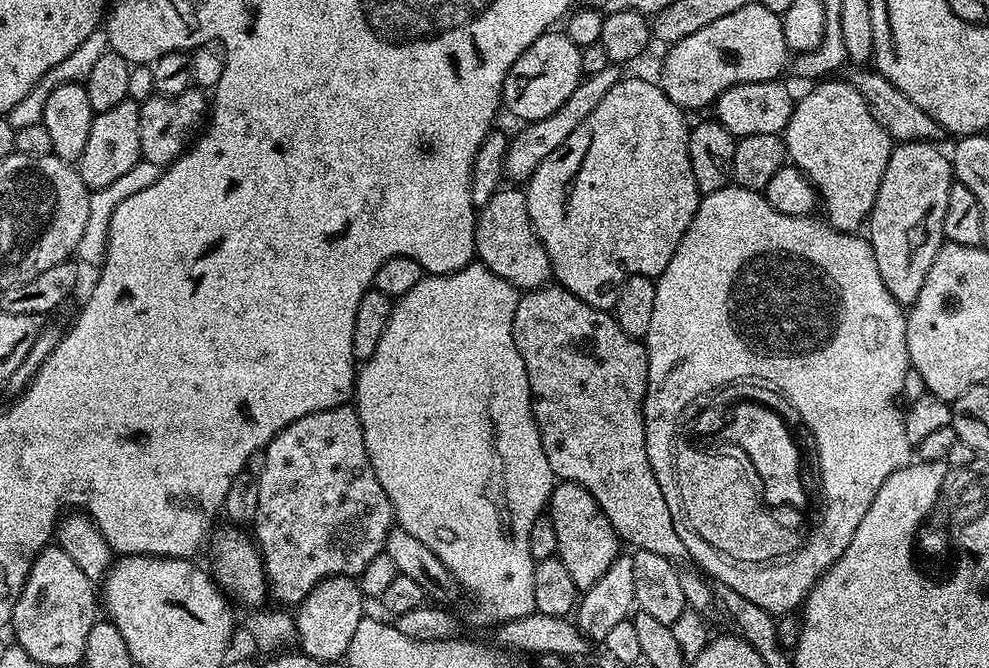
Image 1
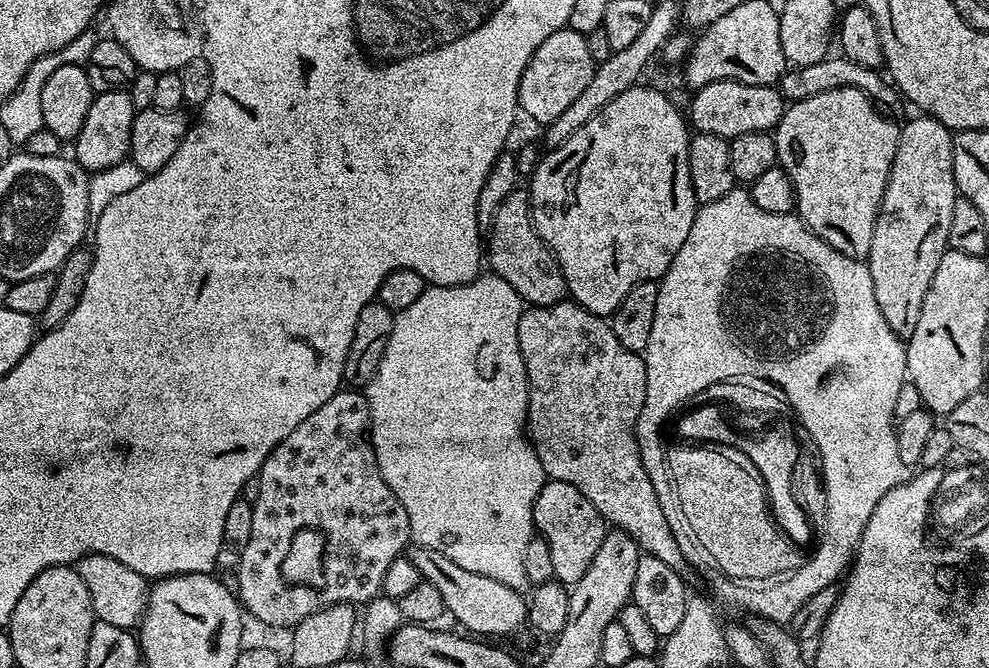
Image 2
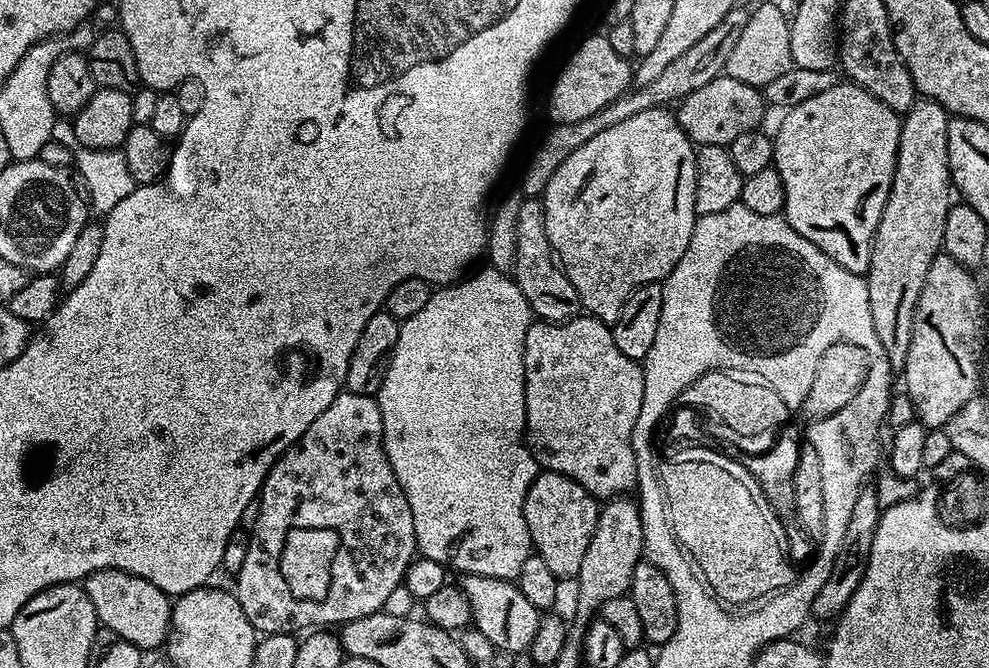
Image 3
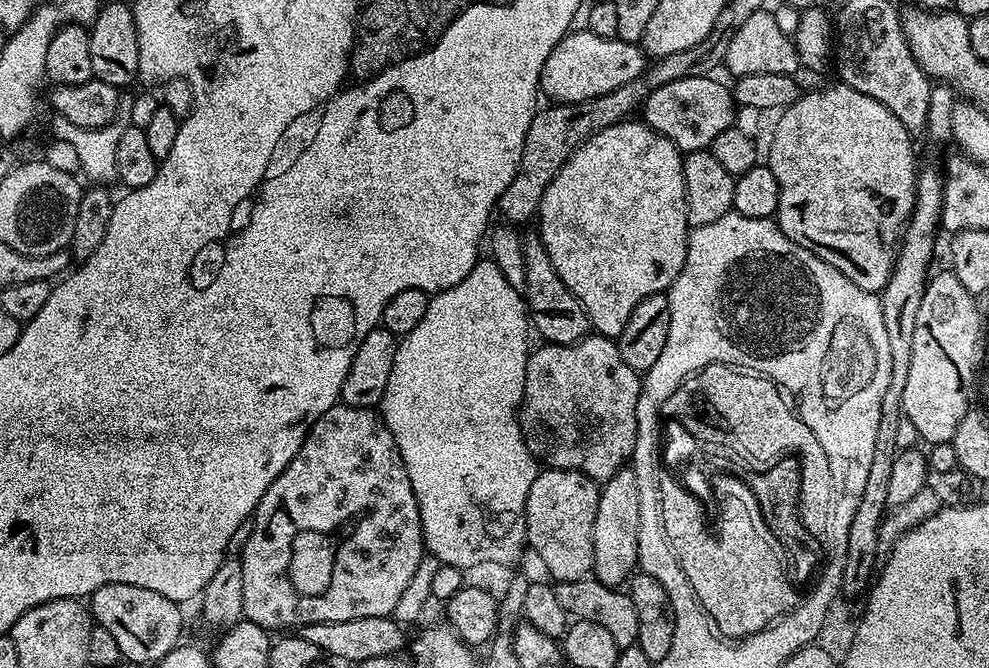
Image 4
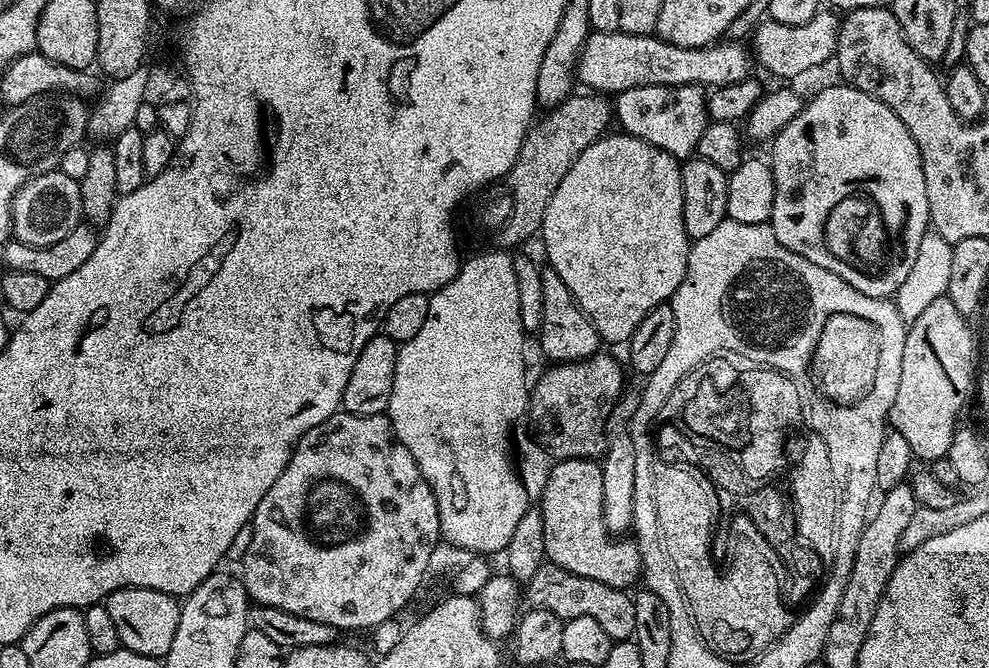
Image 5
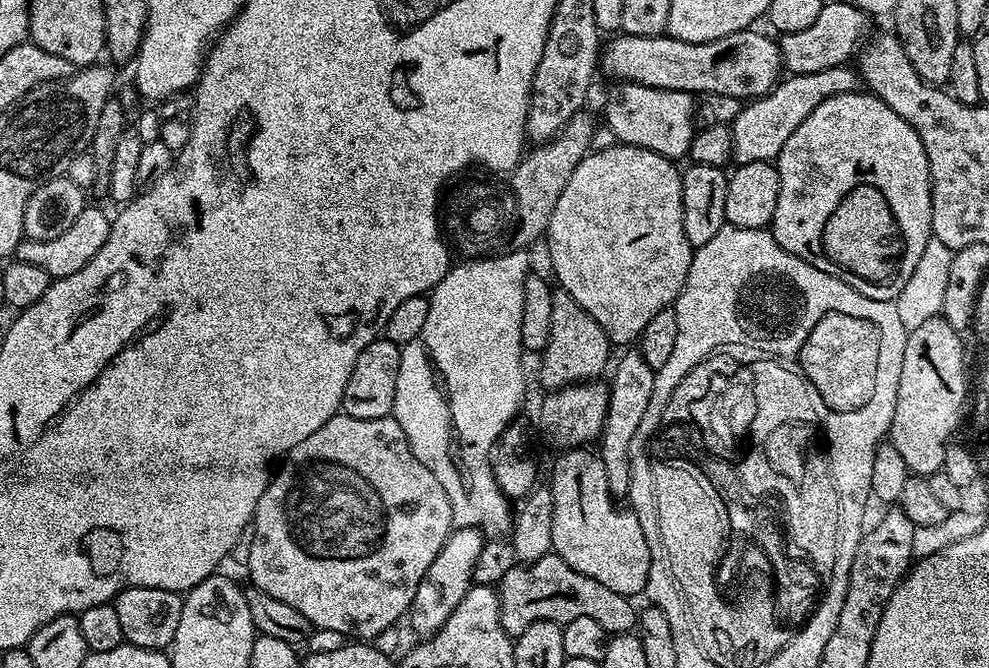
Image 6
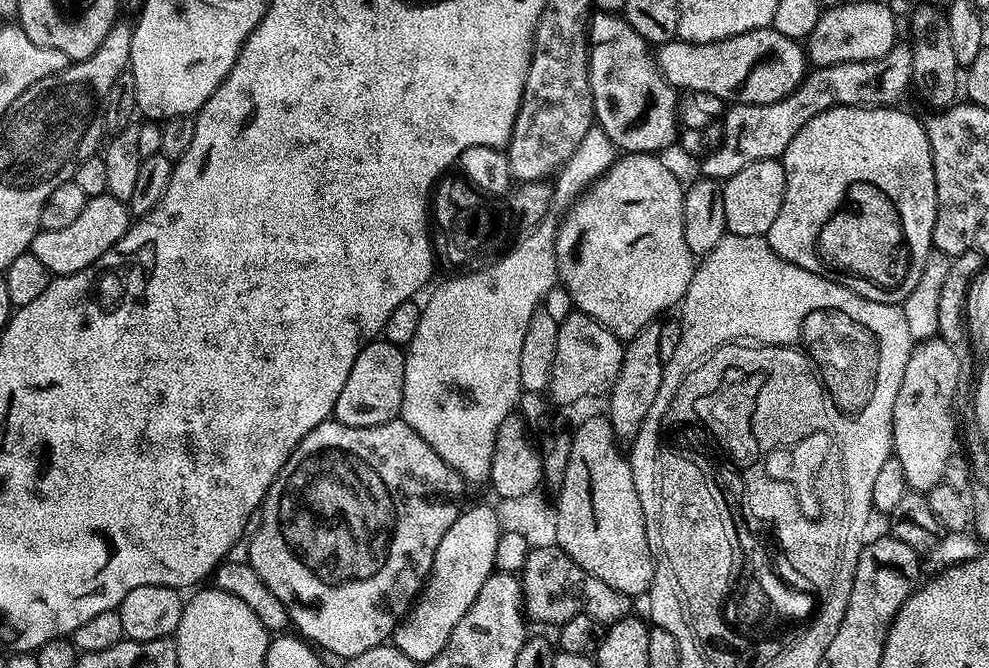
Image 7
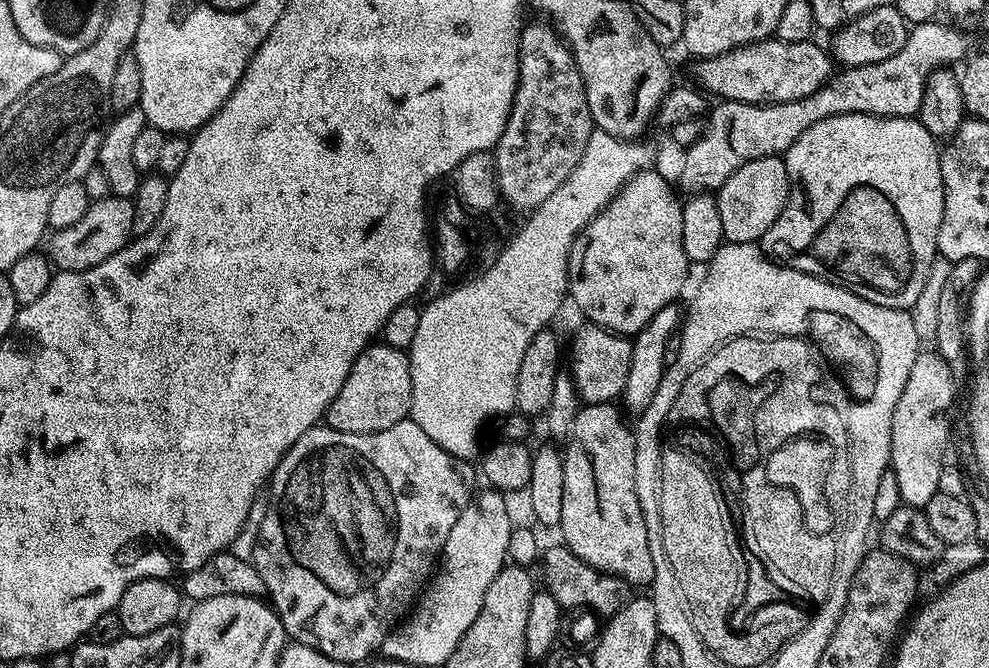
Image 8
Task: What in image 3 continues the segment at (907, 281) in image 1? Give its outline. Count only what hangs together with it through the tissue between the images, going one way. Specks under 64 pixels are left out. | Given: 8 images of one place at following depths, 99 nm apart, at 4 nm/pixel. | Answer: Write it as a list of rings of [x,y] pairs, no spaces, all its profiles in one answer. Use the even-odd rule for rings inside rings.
[[[927,98],[917,99],[911,111],[903,117],[896,182],[872,248],[872,269],[866,277],[870,310],[891,371],[896,374],[904,371],[920,295],[933,262],[941,255],[946,218],[954,203],[948,145],[949,119],[950,114],[944,107]]]

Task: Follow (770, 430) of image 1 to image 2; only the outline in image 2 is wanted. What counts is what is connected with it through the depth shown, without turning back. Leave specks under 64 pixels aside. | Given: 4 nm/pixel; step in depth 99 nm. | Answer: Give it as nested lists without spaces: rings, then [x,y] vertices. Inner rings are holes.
[[[720,420],[720,438],[723,440],[737,439],[737,446],[744,448],[746,456],[758,458],[755,461],[755,467],[764,480],[764,491],[768,494],[768,507],[772,513],[772,519],[794,543],[801,546],[811,545],[814,540],[814,528],[809,524],[808,515],[802,510],[802,506],[798,506],[796,489],[792,487],[794,462],[798,462],[800,457],[797,450],[799,441],[796,437],[788,436],[788,432],[784,432],[784,428],[776,428],[776,432],[772,432],[772,436],[764,436],[764,440],[744,440],[743,437],[732,434],[731,429],[727,428],[727,424]]]

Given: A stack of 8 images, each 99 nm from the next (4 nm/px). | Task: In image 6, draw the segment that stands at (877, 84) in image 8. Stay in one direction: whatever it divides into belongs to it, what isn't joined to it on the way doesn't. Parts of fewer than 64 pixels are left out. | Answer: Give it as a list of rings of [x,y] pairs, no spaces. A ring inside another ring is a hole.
[[[843,64],[801,76],[792,74],[787,78],[781,79],[764,96],[749,99],[734,118],[730,127],[732,158],[737,165],[759,160],[775,161],[782,146],[786,146],[786,138],[790,138],[790,134],[794,134],[794,130],[798,130],[798,126],[802,126],[802,122],[806,122],[806,118],[810,118],[810,114],[814,114],[814,110],[826,102],[826,98],[855,92],[862,84],[857,69]]]

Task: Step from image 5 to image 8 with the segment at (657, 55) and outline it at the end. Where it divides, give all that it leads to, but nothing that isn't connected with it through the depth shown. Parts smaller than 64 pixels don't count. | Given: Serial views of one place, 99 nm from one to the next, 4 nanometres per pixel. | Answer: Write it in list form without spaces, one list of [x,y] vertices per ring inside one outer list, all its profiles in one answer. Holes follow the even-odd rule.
[[[756,40],[752,44],[743,44],[717,56],[697,59],[693,63],[696,65],[692,68],[692,76],[705,93],[713,92],[714,95],[720,96],[716,98],[721,101],[733,100],[747,104],[794,102],[806,94],[812,94],[833,75],[833,57],[825,49],[824,52],[812,40]]]

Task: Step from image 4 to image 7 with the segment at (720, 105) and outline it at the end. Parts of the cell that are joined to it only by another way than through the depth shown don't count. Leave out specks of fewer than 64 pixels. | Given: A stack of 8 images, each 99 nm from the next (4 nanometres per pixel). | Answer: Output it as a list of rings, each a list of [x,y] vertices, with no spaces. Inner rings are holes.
[[[596,12],[591,17],[588,25],[588,73],[590,74],[590,90],[592,91],[592,101],[596,111],[595,123],[610,138],[610,142],[616,145],[621,153],[630,152],[651,152],[653,154],[663,153],[663,148],[668,148],[677,143],[678,140],[678,92],[671,84],[664,81],[664,75],[654,63],[653,53],[650,51],[650,45],[647,40],[642,39],[634,29],[628,25],[628,21],[623,15],[610,12]]]

